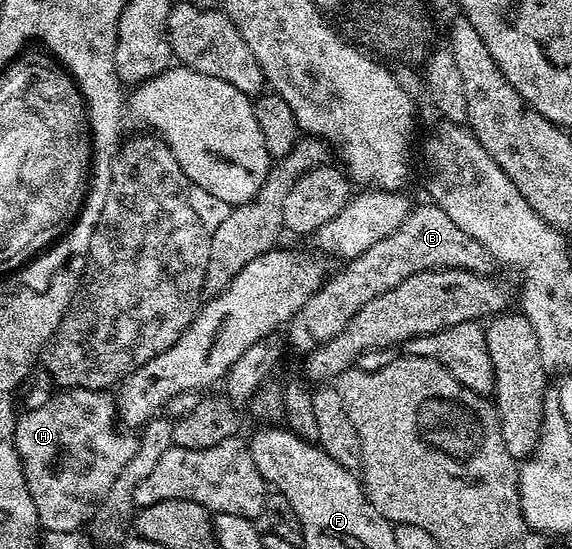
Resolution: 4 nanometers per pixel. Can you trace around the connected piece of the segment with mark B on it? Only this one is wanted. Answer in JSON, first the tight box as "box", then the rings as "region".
{"box":[299,202,491,342],"region":[[[425,202],[422,208],[414,207],[407,219],[394,232],[387,234],[371,250],[363,250],[354,260],[348,261],[337,273],[330,275],[311,298],[301,307],[299,320],[305,323],[313,342],[324,342],[335,338],[343,330],[343,326],[371,298],[379,298],[379,294],[387,294],[403,278],[411,278],[411,274],[426,272],[432,268],[462,268],[468,272],[482,274],[490,271],[491,257],[489,251],[471,234],[459,230],[447,214],[432,202]]]}

